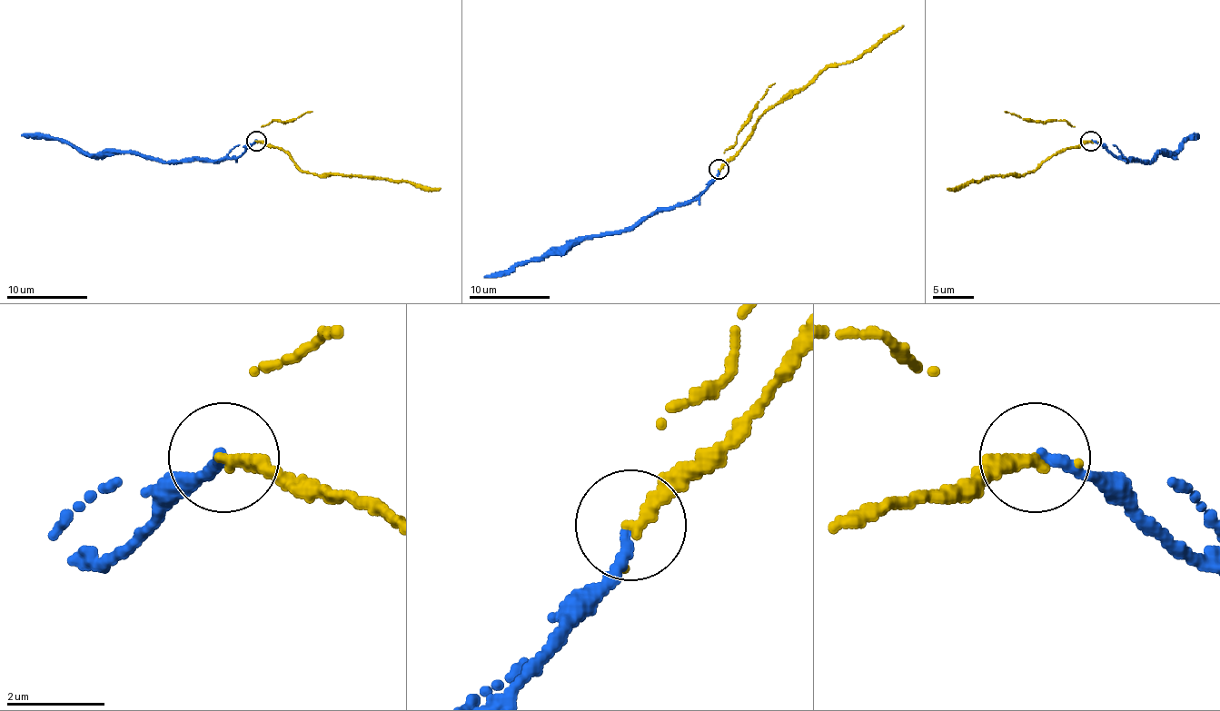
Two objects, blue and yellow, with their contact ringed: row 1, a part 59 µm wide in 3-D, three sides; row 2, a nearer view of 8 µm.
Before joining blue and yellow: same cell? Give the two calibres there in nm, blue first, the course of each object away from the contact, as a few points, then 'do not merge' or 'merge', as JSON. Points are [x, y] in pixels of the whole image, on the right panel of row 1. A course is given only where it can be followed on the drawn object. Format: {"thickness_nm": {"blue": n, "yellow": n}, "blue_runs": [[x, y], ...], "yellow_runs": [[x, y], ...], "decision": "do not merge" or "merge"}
{"thickness_nm": {"blue": 240, "yellow": 300}, "blue_runs": [[1091, 140], [1103, 144], [1121, 158], [1150, 162], [1160, 153], [1170, 154], [1198, 134]], "yellow_runs": [[1091, 140], [1063, 148], [1032, 172], [987, 176], [947, 189]], "decision": "merge"}

